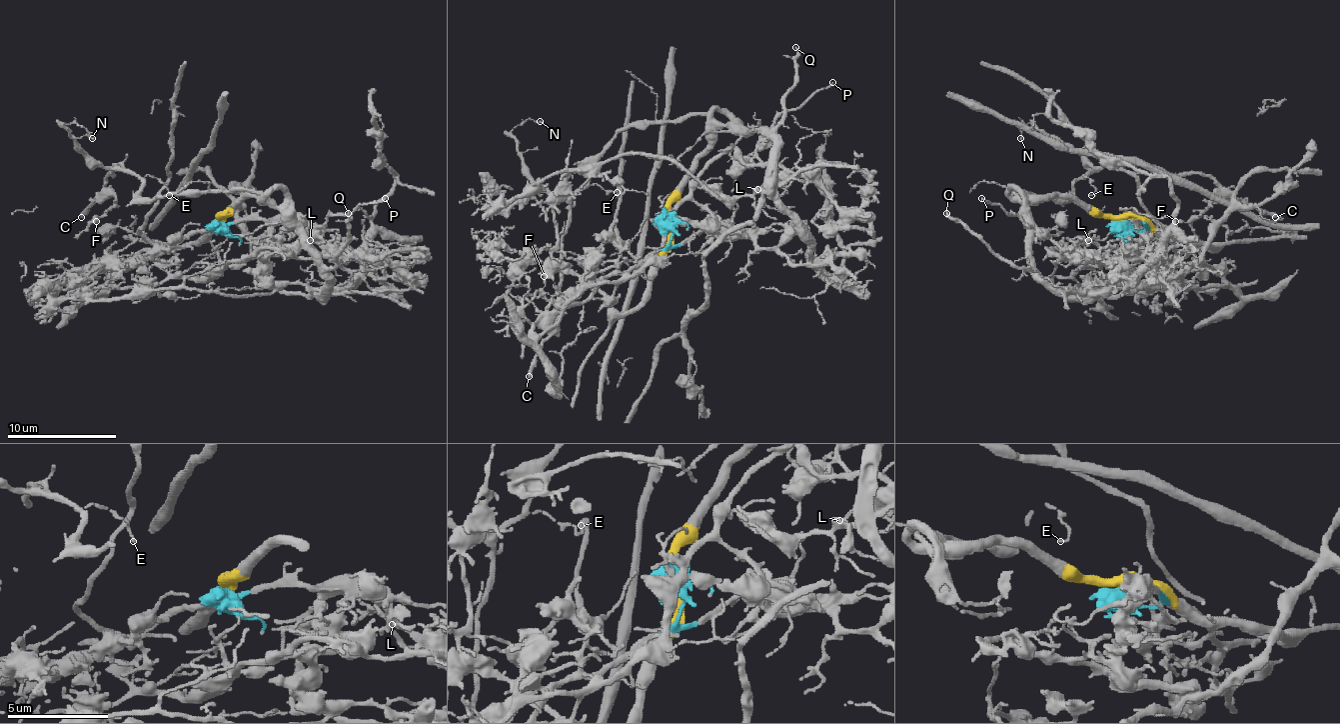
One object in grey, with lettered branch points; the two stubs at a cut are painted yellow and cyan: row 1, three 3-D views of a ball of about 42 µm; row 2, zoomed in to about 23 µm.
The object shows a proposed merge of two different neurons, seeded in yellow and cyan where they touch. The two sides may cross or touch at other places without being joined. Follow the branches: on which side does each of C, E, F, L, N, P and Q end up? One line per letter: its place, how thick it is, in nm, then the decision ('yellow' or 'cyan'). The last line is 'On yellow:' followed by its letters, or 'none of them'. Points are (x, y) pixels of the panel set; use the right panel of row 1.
C: (1275, 217) | 280 nm | yellow
E: (1091, 195) | 100 nm | yellow
F: (1175, 221) | 140 nm | yellow
L: (1088, 240) | 160 nm | cyan
N: (1020, 138) | 110 nm | yellow
P: (981, 198) | 140 nm | cyan
Q: (946, 213) | 200 nm | yellow
On yellow: C, E, F, N, Q

